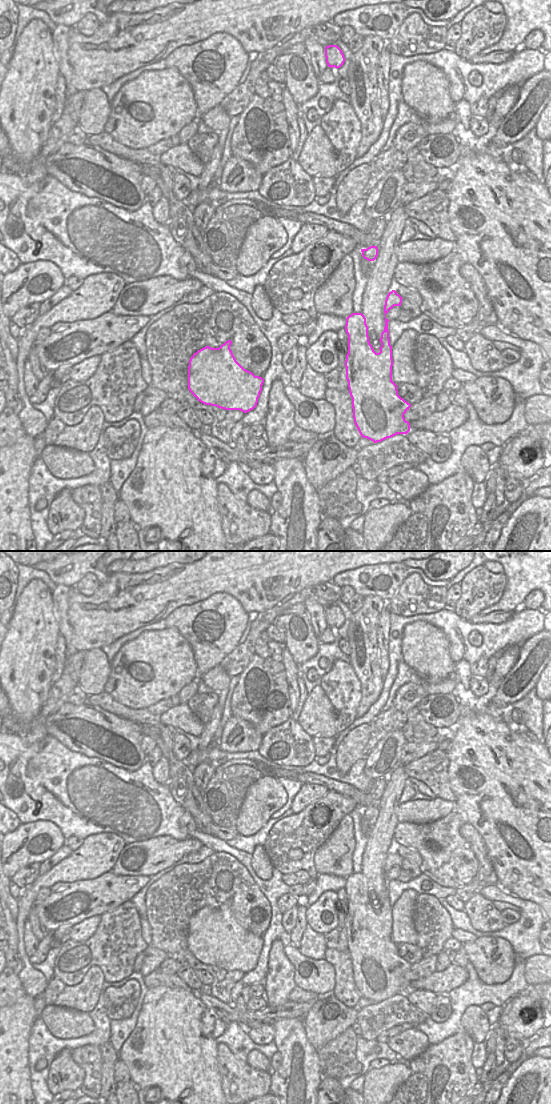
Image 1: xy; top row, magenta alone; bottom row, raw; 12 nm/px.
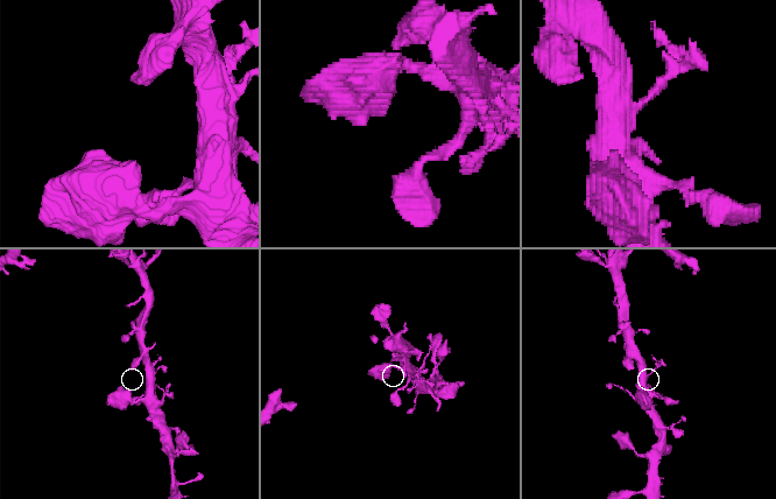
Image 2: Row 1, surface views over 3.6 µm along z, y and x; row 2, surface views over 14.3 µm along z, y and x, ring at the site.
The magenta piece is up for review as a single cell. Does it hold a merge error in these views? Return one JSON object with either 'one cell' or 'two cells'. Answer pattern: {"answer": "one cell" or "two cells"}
{"answer": "two cells"}

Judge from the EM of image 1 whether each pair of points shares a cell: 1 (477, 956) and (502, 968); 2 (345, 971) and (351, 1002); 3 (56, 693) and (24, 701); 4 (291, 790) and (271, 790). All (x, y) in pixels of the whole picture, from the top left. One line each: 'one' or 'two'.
1: one
2: one
3: two
4: two

